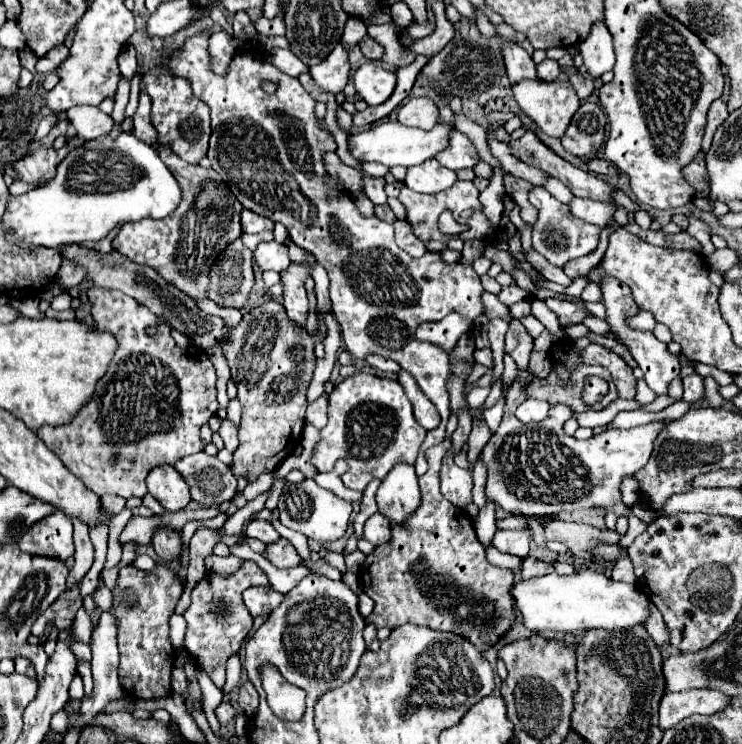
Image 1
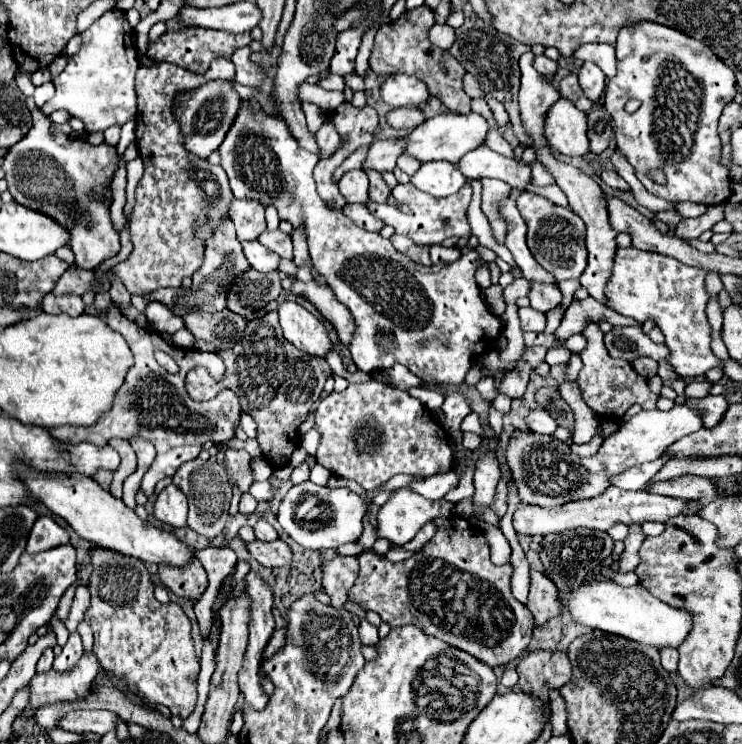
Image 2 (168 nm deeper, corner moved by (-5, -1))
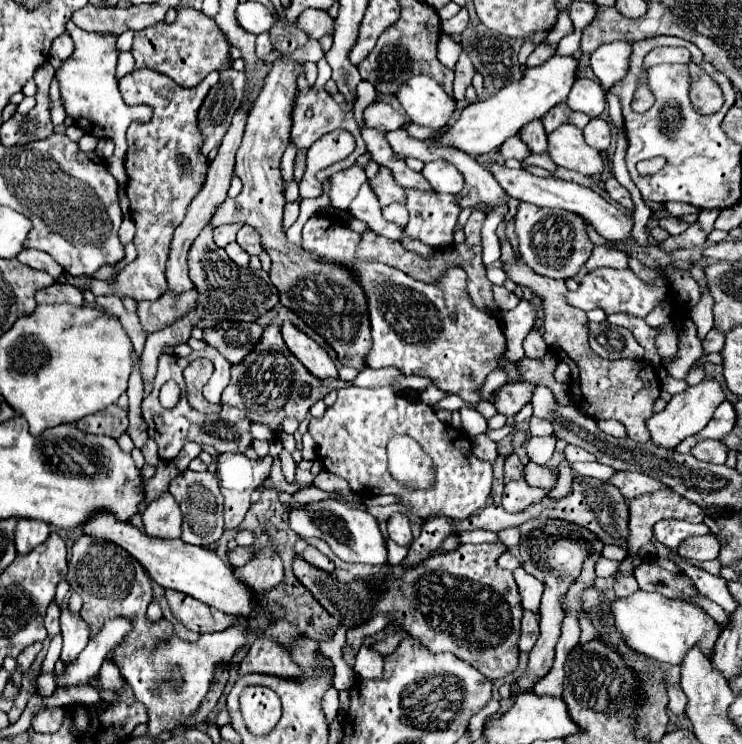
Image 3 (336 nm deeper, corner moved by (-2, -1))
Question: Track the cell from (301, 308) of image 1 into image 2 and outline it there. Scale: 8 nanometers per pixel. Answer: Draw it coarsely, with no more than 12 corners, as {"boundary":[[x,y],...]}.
{"boundary":[[297,301],[279,307],[283,335],[319,357],[331,349],[325,325]]}

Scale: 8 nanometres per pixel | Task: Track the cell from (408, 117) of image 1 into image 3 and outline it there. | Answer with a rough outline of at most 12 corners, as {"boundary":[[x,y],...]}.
{"boundary":[[388,103],[364,109],[364,123],[378,131],[404,127],[404,117]]}

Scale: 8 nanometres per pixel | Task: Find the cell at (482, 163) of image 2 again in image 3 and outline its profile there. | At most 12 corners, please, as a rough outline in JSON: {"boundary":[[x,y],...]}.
{"boundary":[[486,161],[520,201],[584,217],[608,241],[632,237],[632,217],[588,187]]}

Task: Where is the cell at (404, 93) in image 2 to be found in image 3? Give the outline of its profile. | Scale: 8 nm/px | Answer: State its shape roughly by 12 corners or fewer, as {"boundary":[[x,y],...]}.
{"boundary":[[416,75],[396,99],[414,123],[442,129],[456,99],[436,81]]}

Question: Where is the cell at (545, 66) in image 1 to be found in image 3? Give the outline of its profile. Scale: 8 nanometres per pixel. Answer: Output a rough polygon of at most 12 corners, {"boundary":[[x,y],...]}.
{"boundary":[[542,41],[528,57],[528,67],[548,61],[556,47]]}

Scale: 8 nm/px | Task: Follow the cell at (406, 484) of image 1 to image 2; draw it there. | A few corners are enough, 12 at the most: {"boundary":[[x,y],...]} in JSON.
{"boundary":[[409,487],[397,489],[377,511],[377,537],[405,545],[427,521],[449,517]]}

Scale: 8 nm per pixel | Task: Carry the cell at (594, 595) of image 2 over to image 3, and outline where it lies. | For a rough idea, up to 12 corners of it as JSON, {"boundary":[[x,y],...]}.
{"boundary":[[660,593],[614,599],[632,649],[682,665],[722,633],[704,609]]}

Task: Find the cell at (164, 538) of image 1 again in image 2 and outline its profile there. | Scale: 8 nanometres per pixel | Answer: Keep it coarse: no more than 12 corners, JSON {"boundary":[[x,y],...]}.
{"boundary":[[197,557],[159,565],[159,581],[185,599],[199,599],[207,573]]}

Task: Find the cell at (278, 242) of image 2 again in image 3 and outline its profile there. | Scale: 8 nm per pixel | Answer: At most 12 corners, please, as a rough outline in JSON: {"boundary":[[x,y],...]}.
{"boundary":[[250,225],[238,231],[236,241],[248,255],[262,253],[260,235]]}

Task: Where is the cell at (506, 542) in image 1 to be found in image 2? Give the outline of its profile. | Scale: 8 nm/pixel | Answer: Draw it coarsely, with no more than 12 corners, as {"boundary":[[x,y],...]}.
{"boundary":[[607,489],[555,509],[521,505],[519,535],[669,521],[689,501]]}

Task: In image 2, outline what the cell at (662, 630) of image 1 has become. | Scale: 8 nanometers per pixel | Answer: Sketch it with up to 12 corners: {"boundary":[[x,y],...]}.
{"boundary":[[663,647],[661,663],[669,673],[677,669],[677,649]]}

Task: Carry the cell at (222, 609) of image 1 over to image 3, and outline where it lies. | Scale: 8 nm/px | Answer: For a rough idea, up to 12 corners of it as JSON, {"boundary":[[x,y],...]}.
{"boundary":[[256,639],[238,675],[300,679],[300,667],[272,641]]}

